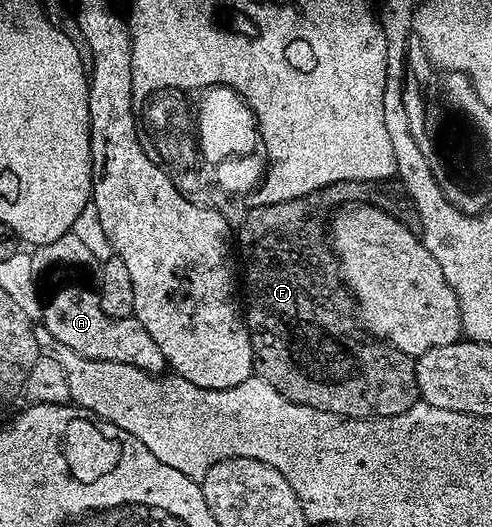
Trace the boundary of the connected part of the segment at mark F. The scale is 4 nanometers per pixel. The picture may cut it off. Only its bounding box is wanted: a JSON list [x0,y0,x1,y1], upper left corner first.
[238,179,420,420]

